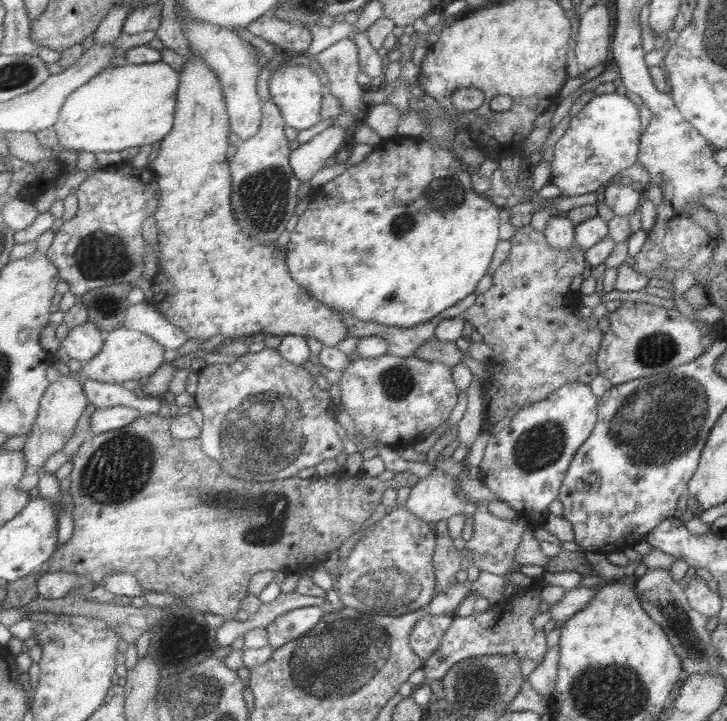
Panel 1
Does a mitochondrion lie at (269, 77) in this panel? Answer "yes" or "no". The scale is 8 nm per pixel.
no

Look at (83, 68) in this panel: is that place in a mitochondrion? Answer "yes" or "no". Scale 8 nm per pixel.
no

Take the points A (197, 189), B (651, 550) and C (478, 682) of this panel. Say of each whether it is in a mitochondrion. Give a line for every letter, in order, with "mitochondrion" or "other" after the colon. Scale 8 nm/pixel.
A: other
B: other
C: mitochondrion

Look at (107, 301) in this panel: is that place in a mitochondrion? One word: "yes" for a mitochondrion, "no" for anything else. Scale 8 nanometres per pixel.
yes

